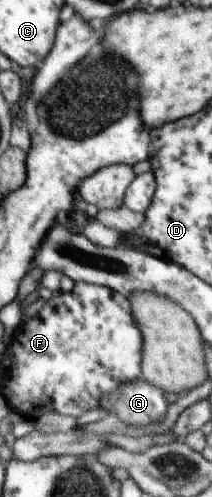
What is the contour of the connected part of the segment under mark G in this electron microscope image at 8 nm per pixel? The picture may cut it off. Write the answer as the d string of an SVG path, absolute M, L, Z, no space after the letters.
M139 378L118 387L104 399L101 406L131 427L147 427L165 419L170 404L166 395L161 389Z

